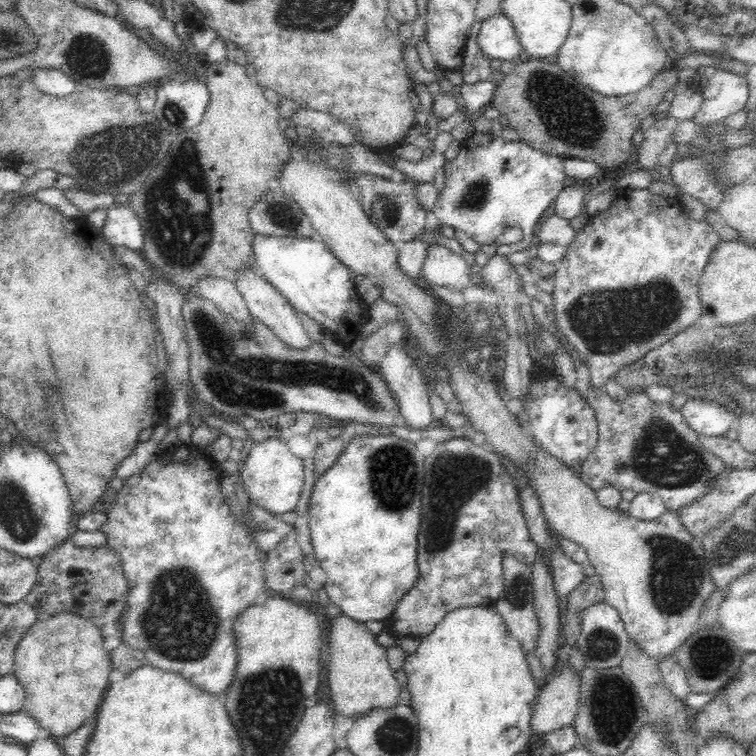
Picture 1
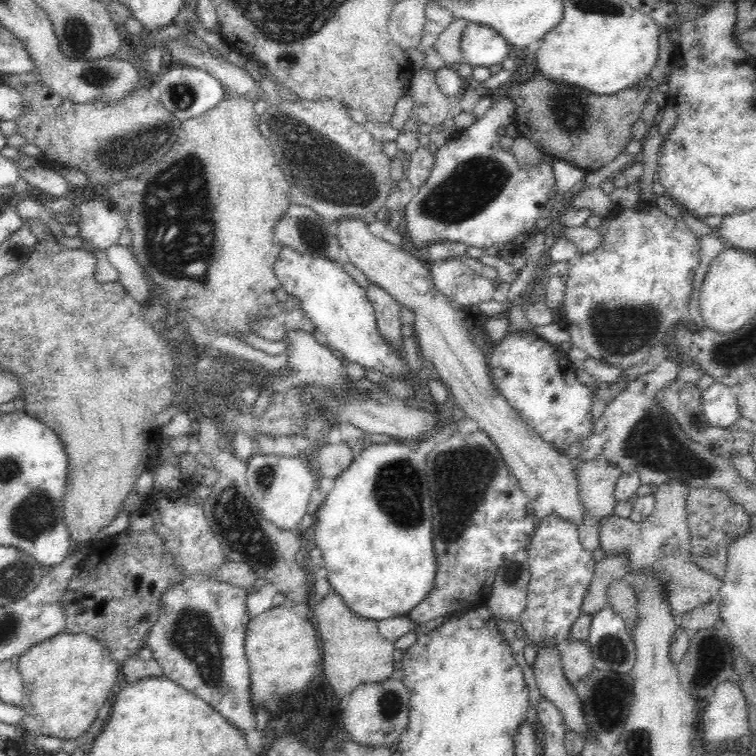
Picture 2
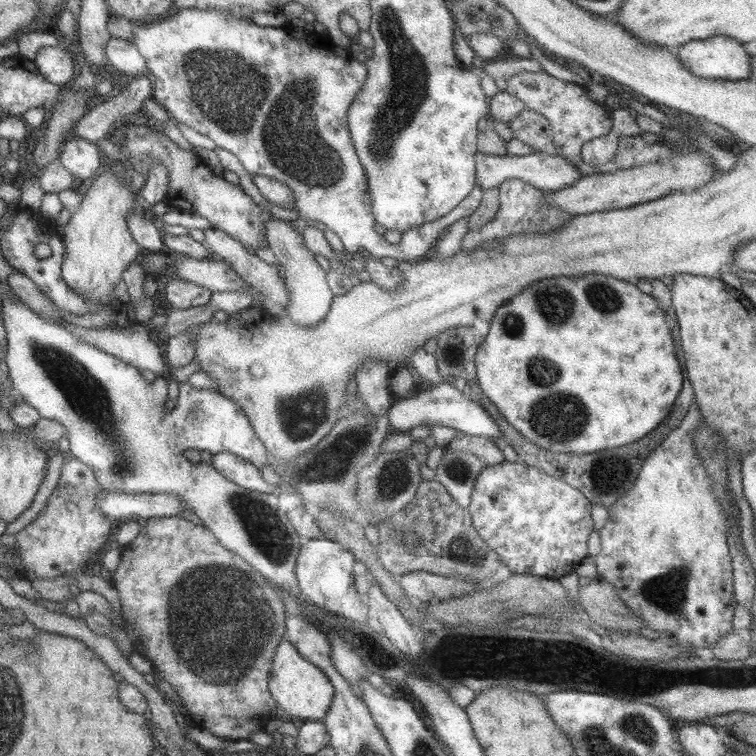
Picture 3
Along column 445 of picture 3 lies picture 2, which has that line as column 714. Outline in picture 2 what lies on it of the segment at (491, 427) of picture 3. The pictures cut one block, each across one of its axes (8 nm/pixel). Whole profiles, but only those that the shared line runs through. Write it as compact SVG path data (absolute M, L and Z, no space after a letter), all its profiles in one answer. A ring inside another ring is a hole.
M718 382L702 391L700 408L712 427L727 429L739 416L736 391Z

